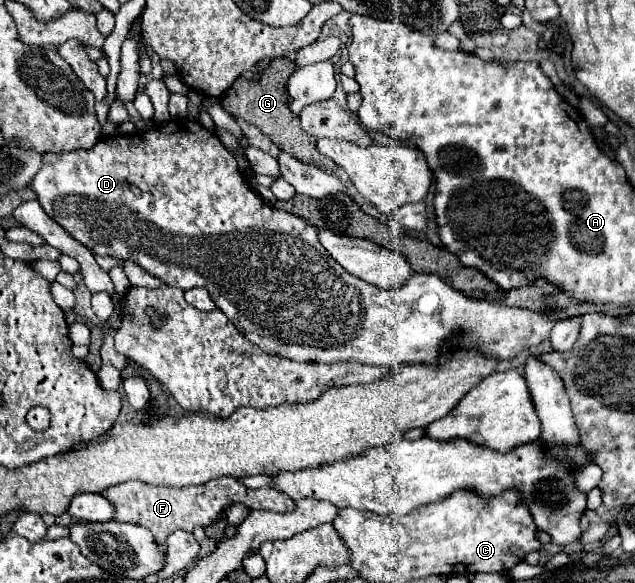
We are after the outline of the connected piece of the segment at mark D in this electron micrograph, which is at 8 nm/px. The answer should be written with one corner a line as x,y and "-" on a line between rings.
174,119
164,125
154,127
152,131
146,133
134,133
134,135
114,135
114,137
102,137
92,149
74,149
70,153
44,153
44,165
38,171
38,175
32,181
32,191
38,195
40,205
44,211
58,223
62,225
76,241
86,245
88,249
94,251
94,255
108,255
114,259
122,261
134,261
140,265
144,271
150,275
158,277
162,283
178,289
192,289
192,287
204,287
216,307
226,313
226,317
236,325
236,329
246,335
254,345
258,345
262,351
270,355
280,355
288,357
294,361
320,361
320,363
340,363
340,361
360,361
364,365
376,365
376,367
394,367
394,365
410,365
410,363
434,363
438,357
440,343
452,335
452,331
462,331
462,345
476,347
480,345
484,351
494,353
498,359
512,359
520,355
522,351
530,347
538,347
552,329
552,319
556,319
554,311
552,313
536,313
528,309
518,309
518,307
506,307
506,305
496,305
492,301
480,301
466,297
464,293
452,289
446,285
440,277
436,275
420,275
414,273
408,279
408,285
400,285
392,291
378,289
374,285
368,285
366,281
356,279
350,275
346,269
342,269
330,253
320,245
318,241
318,229
314,225
308,225
308,221
288,213
274,209
266,205
258,195
254,195
244,181
244,177
238,171
236,159
226,151
226,147
220,143
220,139
204,129
200,123
190,121
190,119

